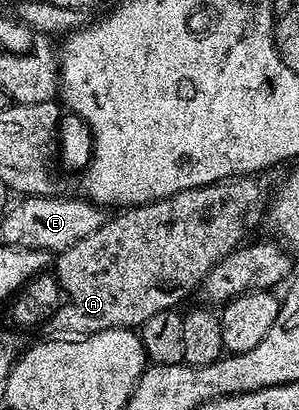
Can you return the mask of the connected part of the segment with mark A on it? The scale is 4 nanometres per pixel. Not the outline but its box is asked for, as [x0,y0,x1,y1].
[55,175,267,335]

